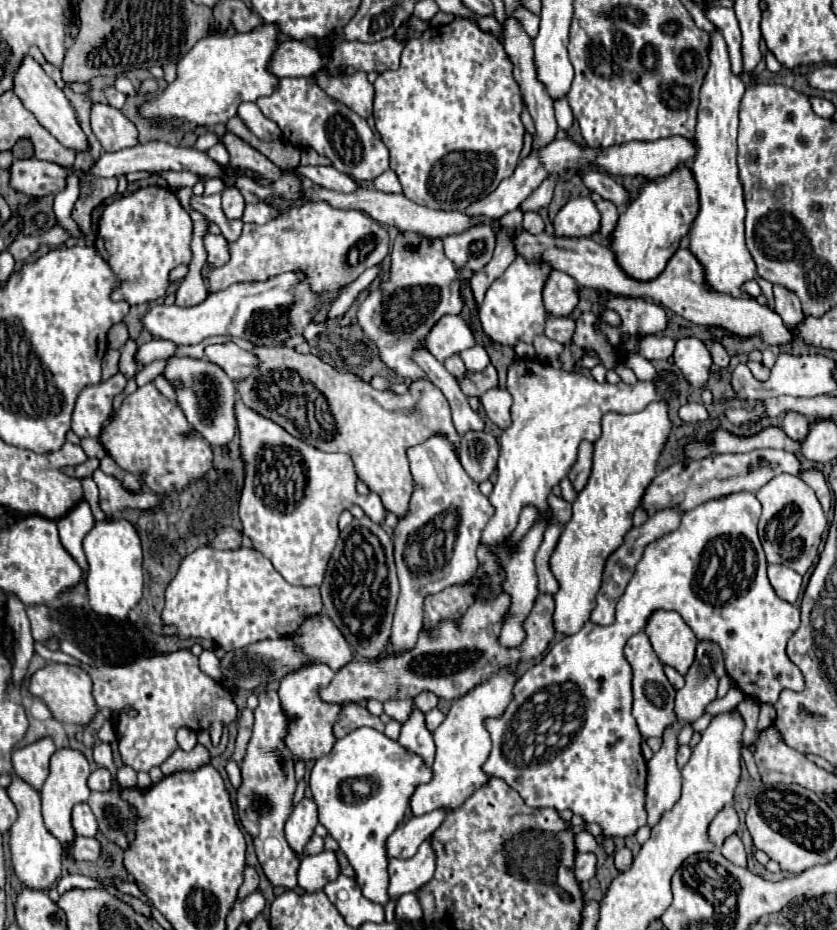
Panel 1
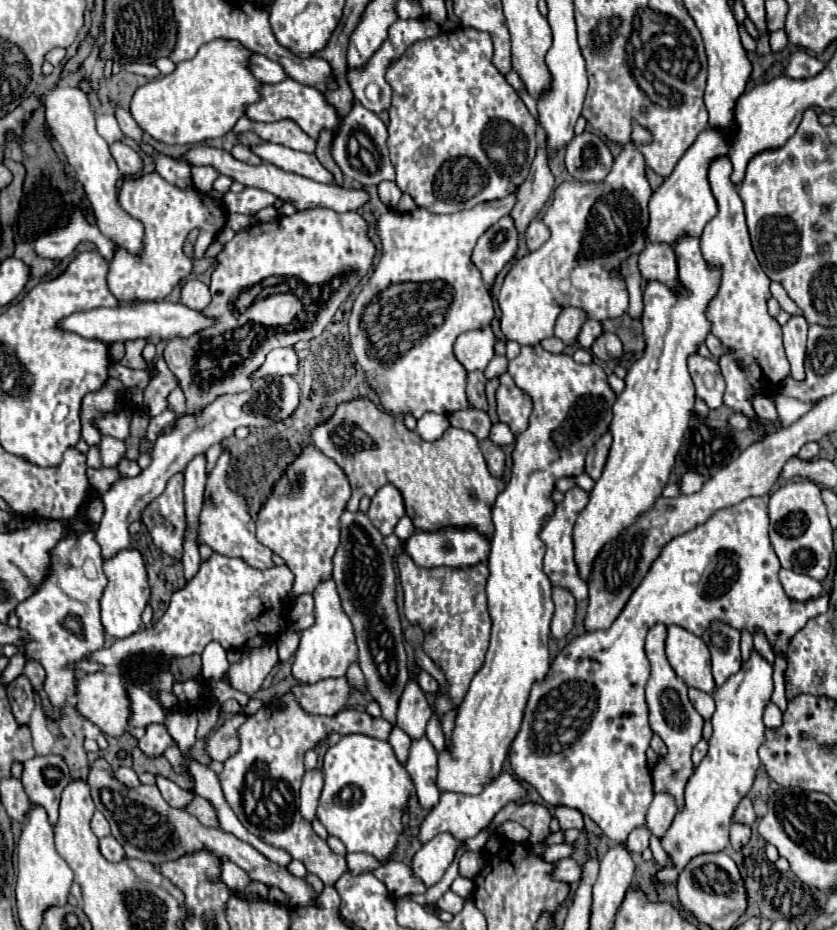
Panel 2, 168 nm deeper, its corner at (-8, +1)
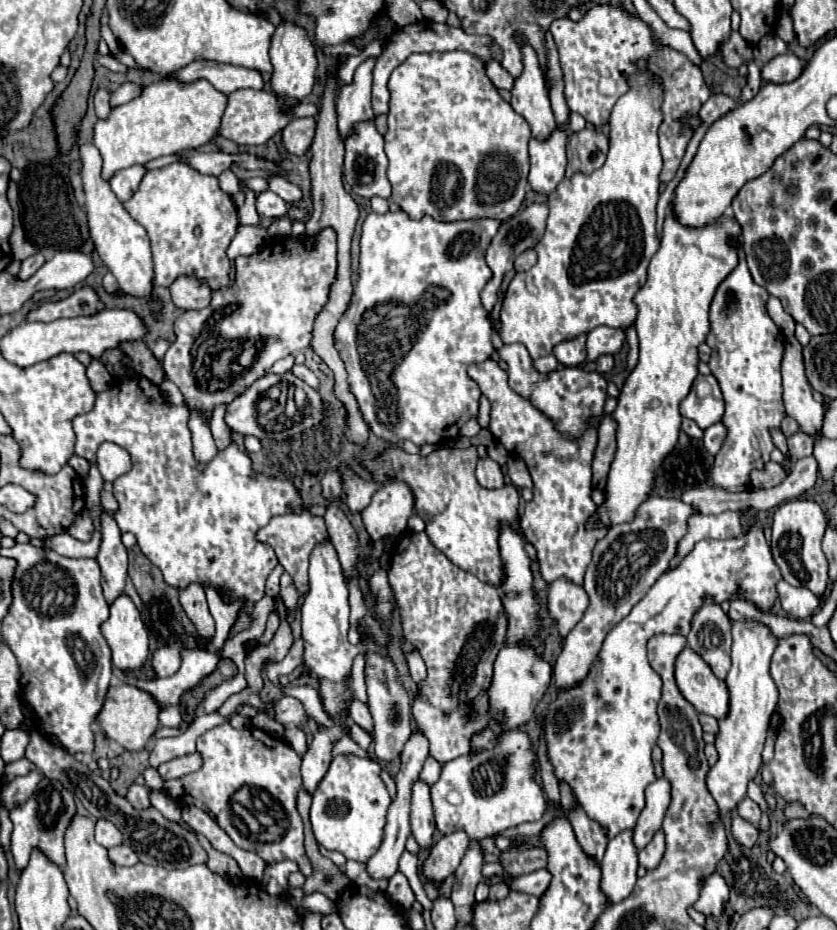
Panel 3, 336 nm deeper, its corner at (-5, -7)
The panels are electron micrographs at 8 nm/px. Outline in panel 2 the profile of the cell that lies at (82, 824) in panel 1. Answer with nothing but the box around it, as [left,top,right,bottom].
[92,812,110,838]

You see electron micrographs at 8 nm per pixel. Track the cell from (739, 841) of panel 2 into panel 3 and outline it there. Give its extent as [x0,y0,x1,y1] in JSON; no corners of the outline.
[731,816,759,848]

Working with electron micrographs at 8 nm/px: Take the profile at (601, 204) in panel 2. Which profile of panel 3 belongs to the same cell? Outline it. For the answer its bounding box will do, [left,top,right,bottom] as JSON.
[501,72,663,358]

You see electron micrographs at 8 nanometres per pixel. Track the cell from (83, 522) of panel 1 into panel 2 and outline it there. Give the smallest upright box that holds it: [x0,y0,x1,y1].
[14,530,106,708]

